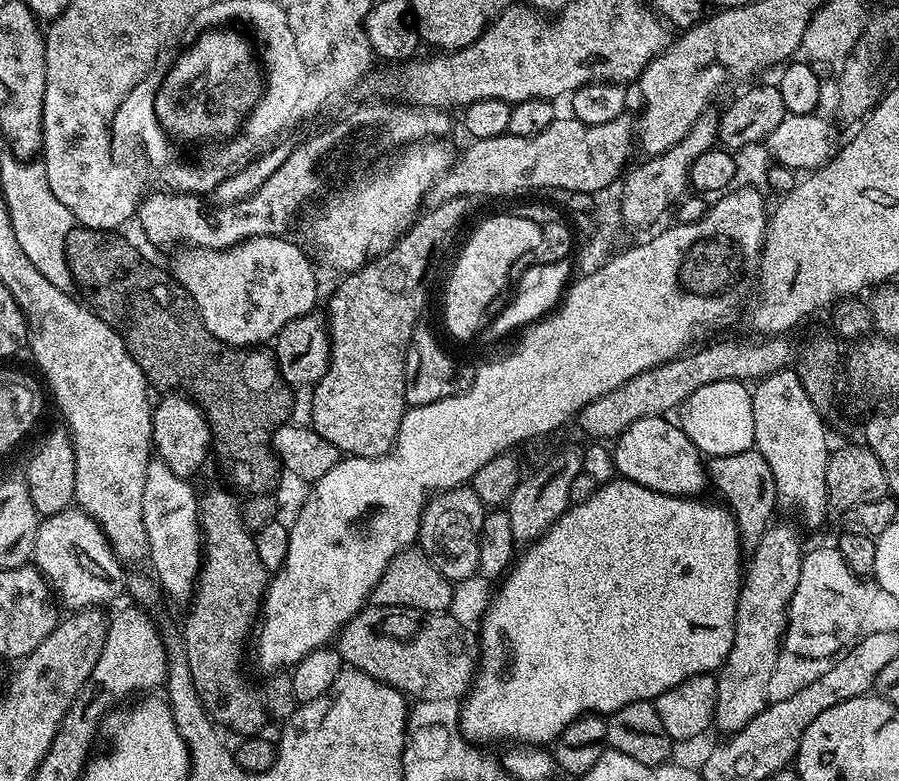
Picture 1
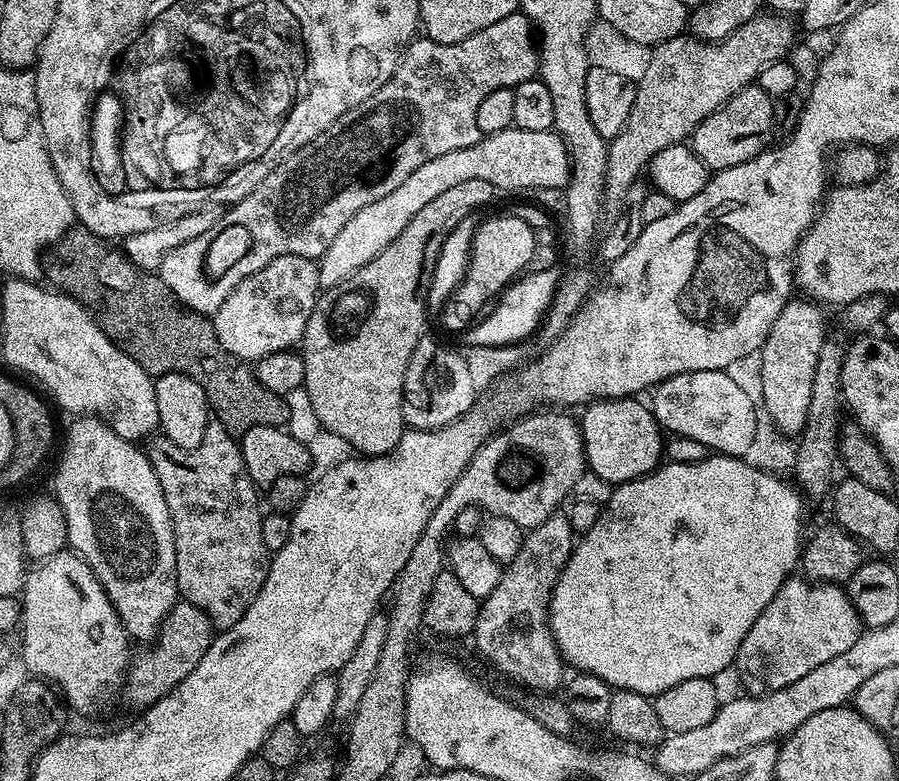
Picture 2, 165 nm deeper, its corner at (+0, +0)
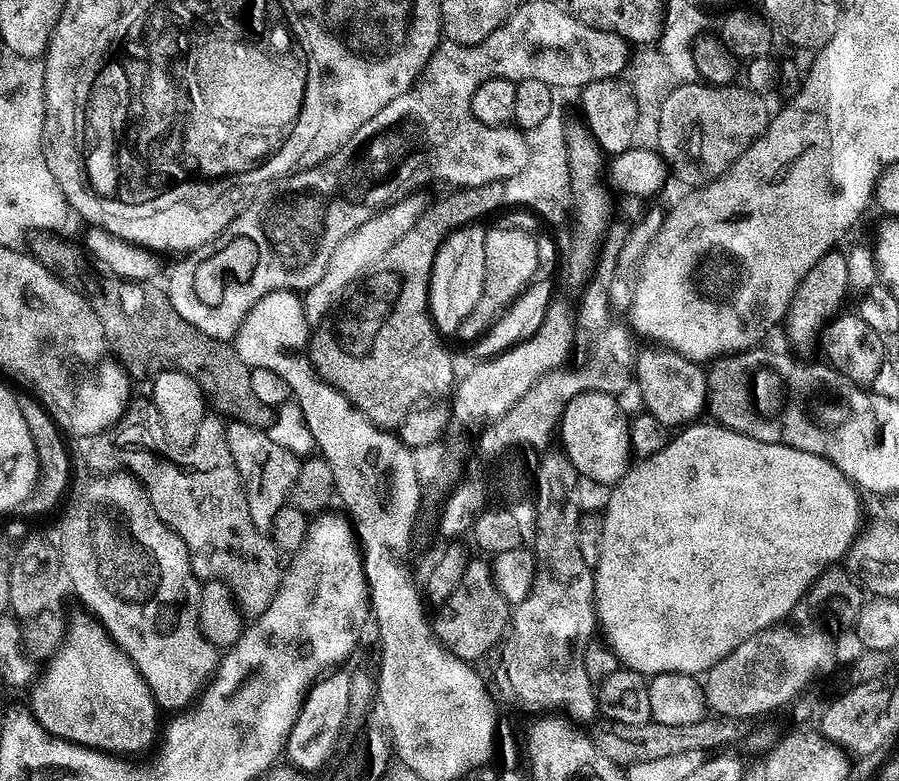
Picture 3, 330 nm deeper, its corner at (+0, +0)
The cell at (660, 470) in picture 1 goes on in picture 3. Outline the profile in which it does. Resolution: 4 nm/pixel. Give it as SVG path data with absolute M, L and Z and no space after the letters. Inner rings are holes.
M576 392L558 416L558 444L581 477L609 486L617 484L630 467L626 416L620 413L617 397L601 392Z

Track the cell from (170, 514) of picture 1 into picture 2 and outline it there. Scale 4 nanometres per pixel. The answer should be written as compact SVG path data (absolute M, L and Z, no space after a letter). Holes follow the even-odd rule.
M9 277L6 284L2 288L2 354L5 360L12 366L18 368L22 372L32 374L56 400L57 404L71 415L92 415L97 419L103 420L116 434L133 442L143 441L145 438L151 437L153 433L160 427L160 419L158 418L158 402L156 401L156 386L153 377L149 376L146 370L142 370L142 366L138 365L130 355L126 355L109 336L101 330L100 325L88 311L84 305L78 303L72 296L53 290L47 287L40 287L39 283L31 280L22 280L16 277Z

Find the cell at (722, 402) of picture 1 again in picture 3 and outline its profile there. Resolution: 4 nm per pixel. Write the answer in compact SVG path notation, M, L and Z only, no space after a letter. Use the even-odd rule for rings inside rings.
M669 346L644 348L634 356L634 384L640 387L643 407L658 422L666 426L684 426L695 421L699 412L703 413L707 399L707 377L697 361L688 360Z

